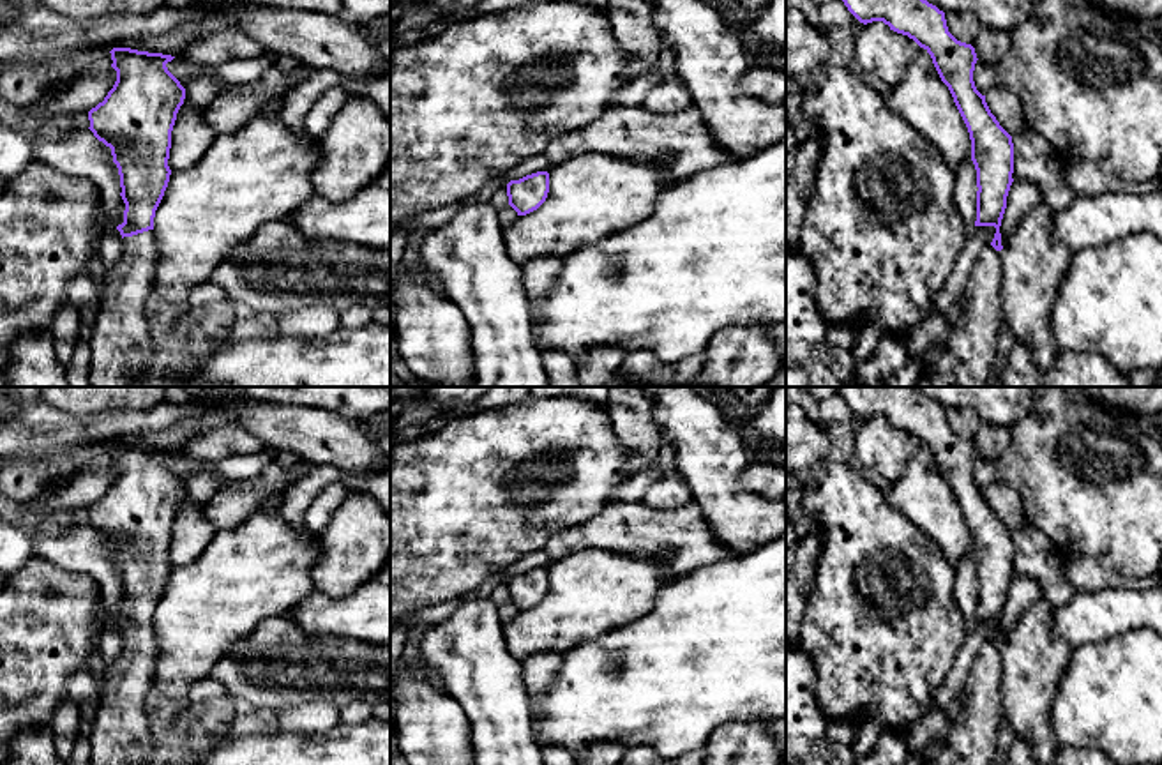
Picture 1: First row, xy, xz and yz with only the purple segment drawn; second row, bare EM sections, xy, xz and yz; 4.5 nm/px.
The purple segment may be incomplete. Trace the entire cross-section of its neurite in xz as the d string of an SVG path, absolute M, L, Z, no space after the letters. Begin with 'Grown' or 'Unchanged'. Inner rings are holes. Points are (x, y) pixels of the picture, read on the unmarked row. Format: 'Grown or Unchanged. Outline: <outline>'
Unchanged. Outline: M537 567L507 579L509 601L517 608L517 611L526 611L537 606L546 597L547 588L547 567Z

